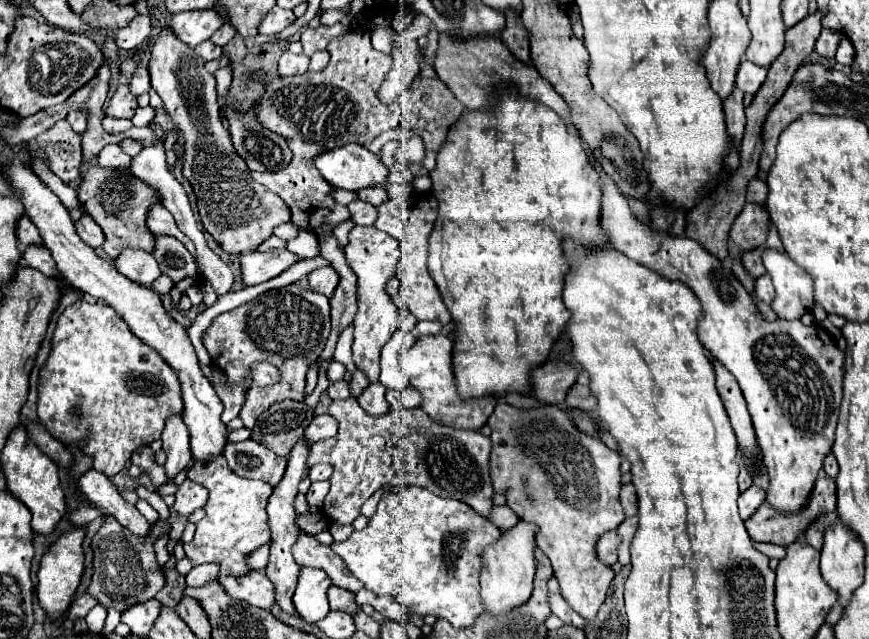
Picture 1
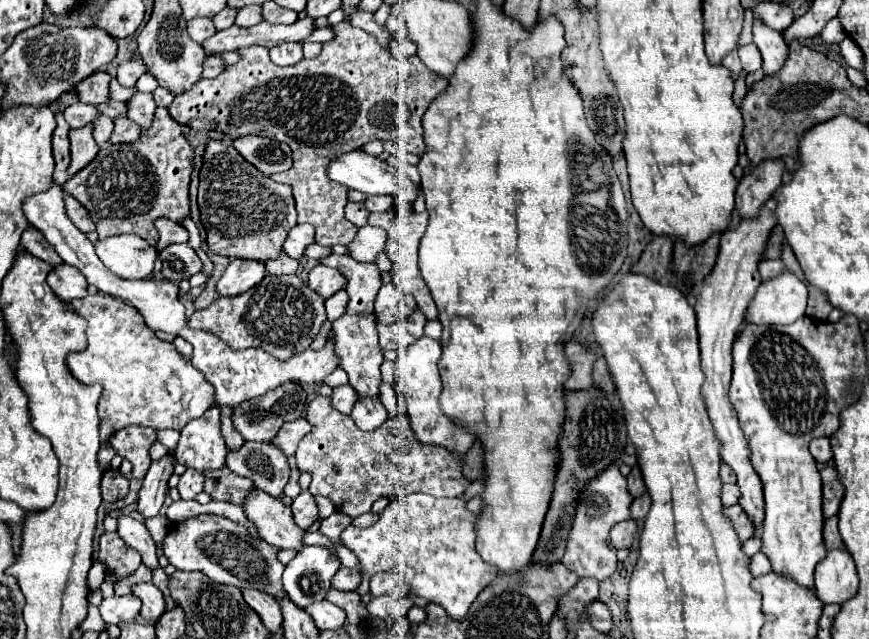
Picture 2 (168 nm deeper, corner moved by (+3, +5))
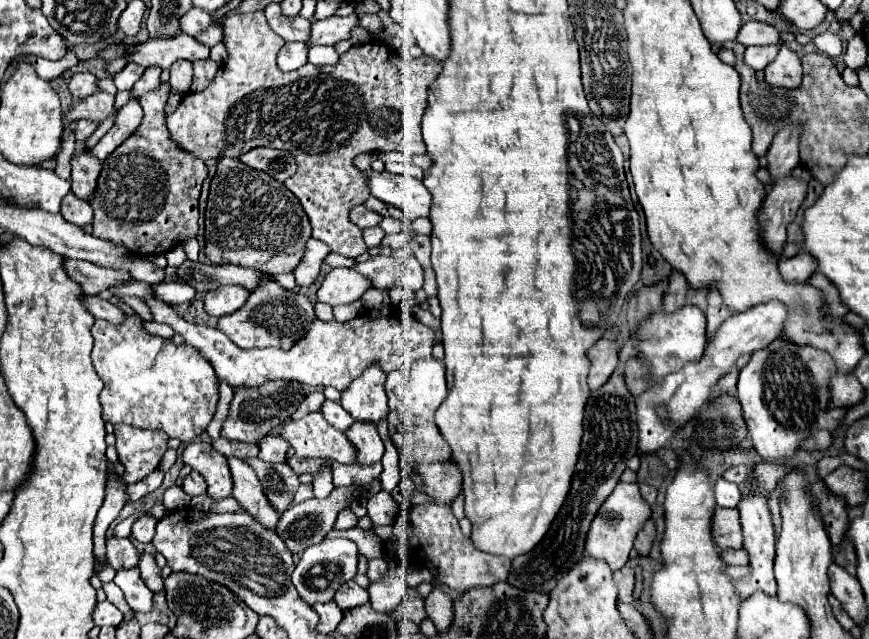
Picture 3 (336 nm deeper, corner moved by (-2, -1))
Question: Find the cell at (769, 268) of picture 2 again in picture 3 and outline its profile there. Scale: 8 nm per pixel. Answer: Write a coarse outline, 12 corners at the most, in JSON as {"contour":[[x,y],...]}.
{"contour":[[808,252],[780,260],[786,282],[808,282],[816,260]]}

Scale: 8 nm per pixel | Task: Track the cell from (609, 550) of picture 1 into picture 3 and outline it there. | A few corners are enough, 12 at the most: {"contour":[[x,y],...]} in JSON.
{"contour":[[652,520],[638,532],[634,548],[646,556],[656,538]]}

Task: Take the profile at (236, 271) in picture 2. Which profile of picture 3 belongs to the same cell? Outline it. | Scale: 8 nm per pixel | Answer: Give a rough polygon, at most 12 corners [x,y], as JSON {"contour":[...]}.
{"contour":[[242,286],[206,292],[204,310],[222,318],[242,308],[250,292]]}

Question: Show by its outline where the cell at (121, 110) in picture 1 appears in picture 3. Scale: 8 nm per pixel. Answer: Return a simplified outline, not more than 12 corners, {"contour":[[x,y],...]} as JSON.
{"contour":[[78,72],[68,80],[74,98],[96,92],[96,76]]}

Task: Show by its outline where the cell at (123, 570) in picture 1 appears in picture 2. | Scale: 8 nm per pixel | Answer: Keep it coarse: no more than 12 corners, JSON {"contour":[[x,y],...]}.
{"contour":[[103,532],[99,560],[115,582],[141,566],[117,532]]}

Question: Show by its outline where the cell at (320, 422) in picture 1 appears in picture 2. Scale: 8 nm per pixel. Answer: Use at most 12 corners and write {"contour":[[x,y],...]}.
{"contour":[[305,418],[279,430],[273,444],[293,456],[297,444],[313,426]]}

